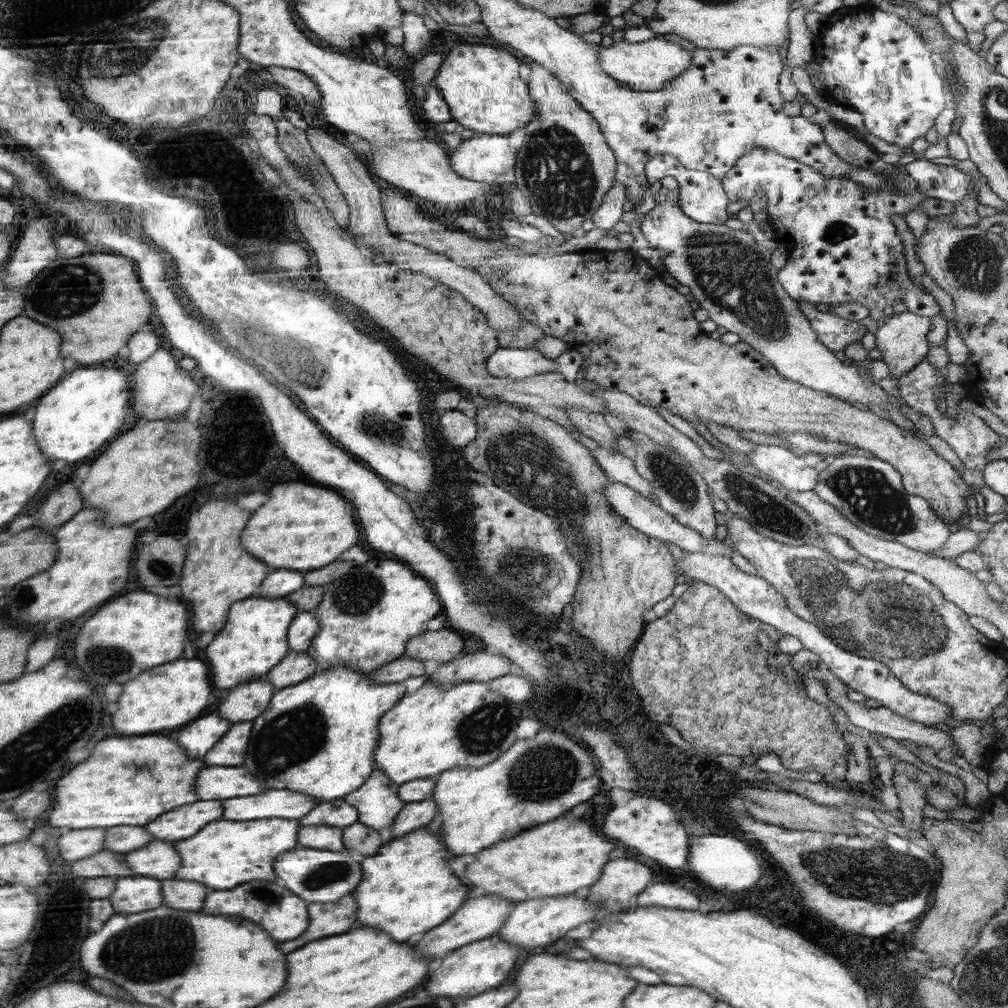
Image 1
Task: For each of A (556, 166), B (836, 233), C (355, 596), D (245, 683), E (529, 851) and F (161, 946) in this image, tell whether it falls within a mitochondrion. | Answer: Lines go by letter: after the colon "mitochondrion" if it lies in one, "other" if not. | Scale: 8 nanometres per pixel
A: mitochondrion
B: mitochondrion
C: mitochondrion
D: other
E: other
F: mitochondrion

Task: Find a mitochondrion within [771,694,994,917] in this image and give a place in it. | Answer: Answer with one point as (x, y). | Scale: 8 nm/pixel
(903, 877)

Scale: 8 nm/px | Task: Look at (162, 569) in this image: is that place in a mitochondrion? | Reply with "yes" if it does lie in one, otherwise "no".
yes

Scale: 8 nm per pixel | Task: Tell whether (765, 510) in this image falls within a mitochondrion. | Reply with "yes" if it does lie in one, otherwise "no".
yes

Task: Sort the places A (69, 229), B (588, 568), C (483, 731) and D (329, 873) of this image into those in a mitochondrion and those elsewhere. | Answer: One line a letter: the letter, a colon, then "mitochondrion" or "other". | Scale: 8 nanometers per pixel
A: other
B: mitochondrion
C: mitochondrion
D: mitochondrion

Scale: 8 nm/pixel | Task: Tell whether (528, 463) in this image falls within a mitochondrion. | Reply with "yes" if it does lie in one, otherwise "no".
yes

